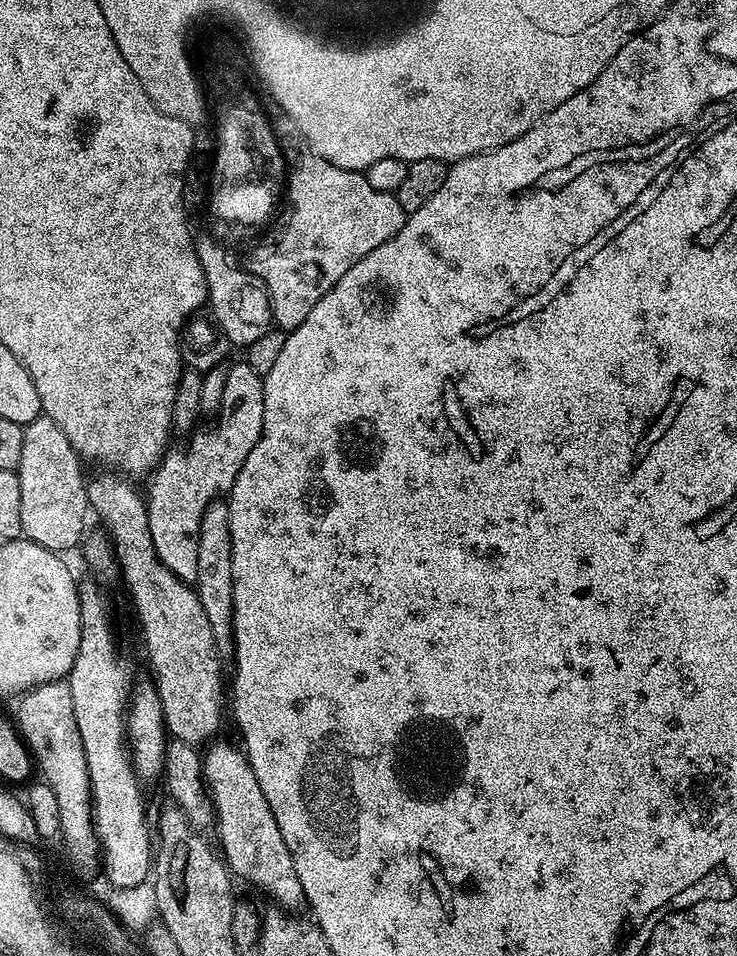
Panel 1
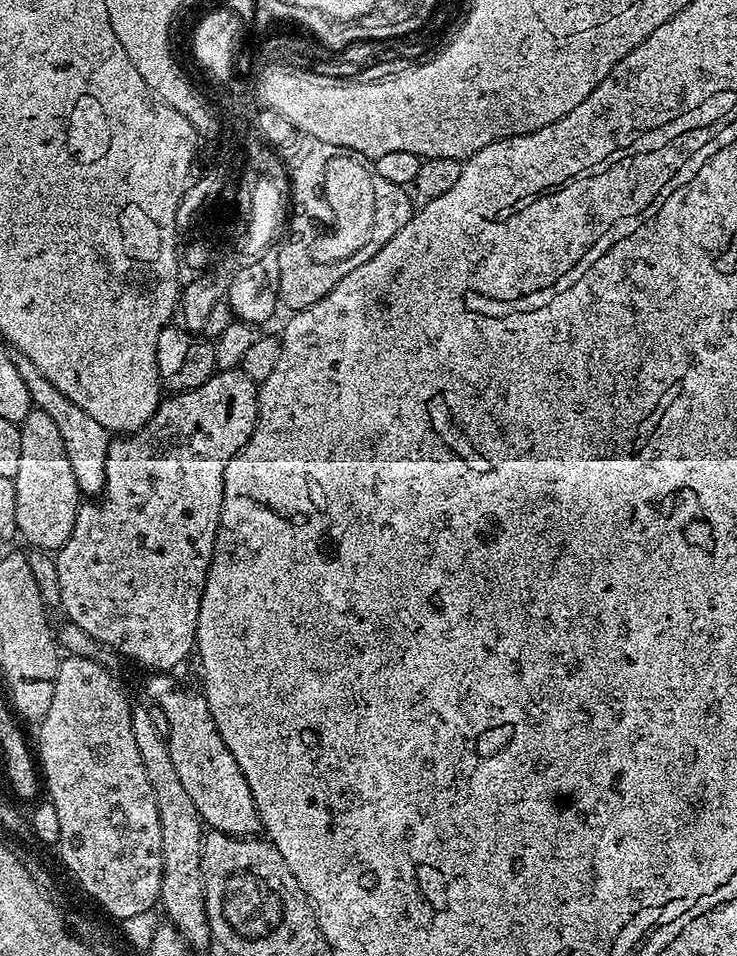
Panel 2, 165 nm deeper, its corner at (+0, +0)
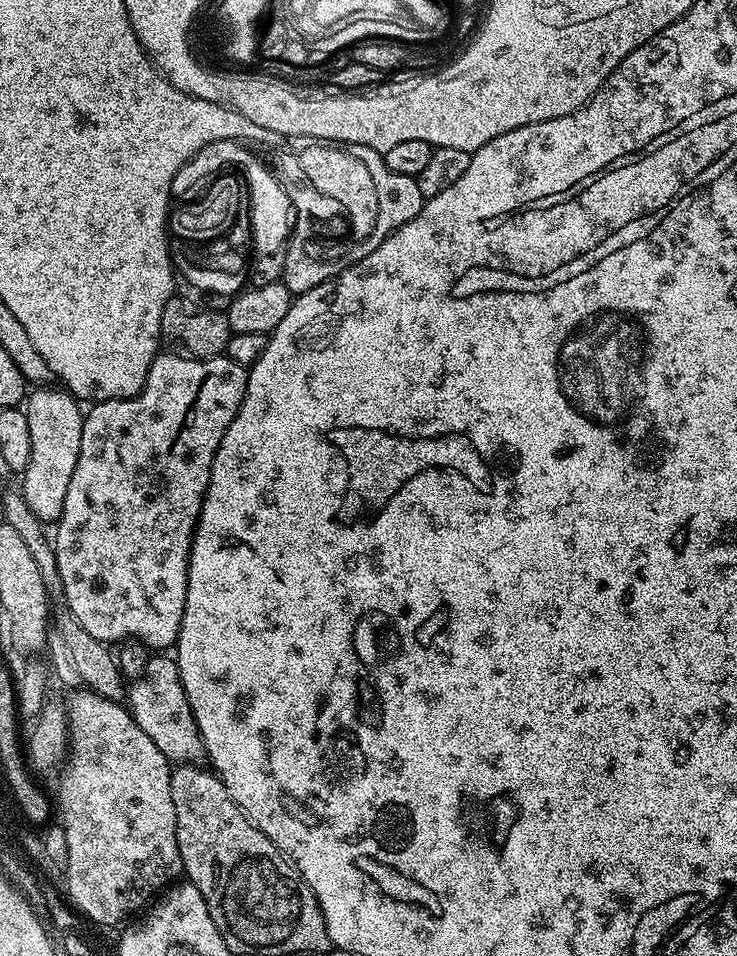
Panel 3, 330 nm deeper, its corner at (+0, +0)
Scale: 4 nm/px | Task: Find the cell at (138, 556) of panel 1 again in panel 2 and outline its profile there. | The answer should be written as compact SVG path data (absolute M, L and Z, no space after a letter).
M18 351L12 352L12 361L18 369L18 374L22 377L22 382L26 382L26 390L30 390L30 398L33 405L41 408L58 426L58 434L62 438L62 446L66 446L66 458L70 458L70 470L74 470L74 482L78 490L85 497L96 498L101 495L106 486L106 464L108 458L108 446L110 443L110 434L102 422L97 422L91 414L86 414L82 406L74 406L50 378L46 378L26 354Z

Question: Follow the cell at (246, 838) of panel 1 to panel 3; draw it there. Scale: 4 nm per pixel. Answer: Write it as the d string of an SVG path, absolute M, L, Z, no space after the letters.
M152 654L148 657L148 665L143 681L154 685L154 692L140 689L129 693L126 707L132 717L146 730L150 742L162 750L169 762L176 764L196 764L205 757L204 743L201 740L194 714L190 710L190 702L186 698L186 690L180 681L180 671L175 659L168 654Z

